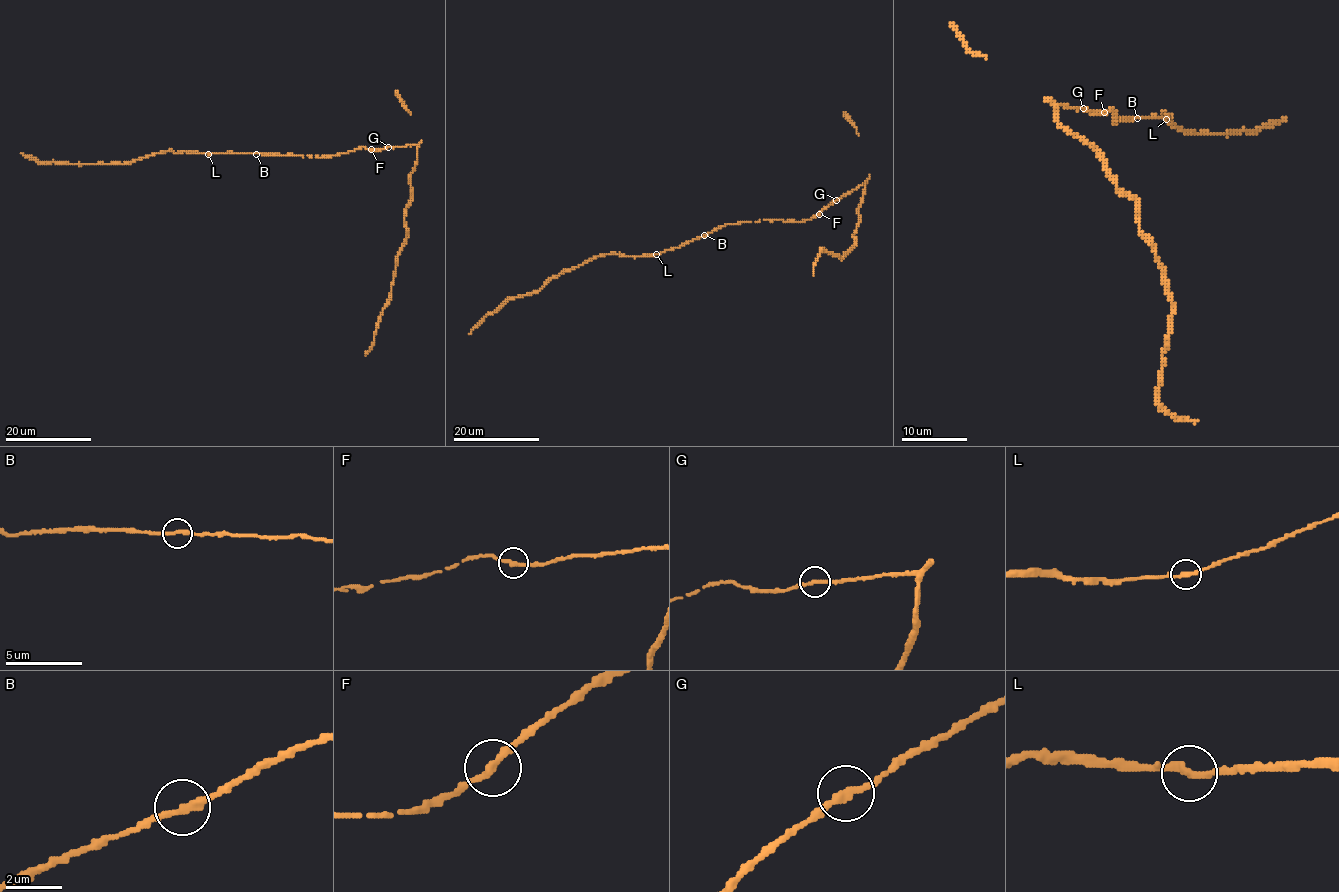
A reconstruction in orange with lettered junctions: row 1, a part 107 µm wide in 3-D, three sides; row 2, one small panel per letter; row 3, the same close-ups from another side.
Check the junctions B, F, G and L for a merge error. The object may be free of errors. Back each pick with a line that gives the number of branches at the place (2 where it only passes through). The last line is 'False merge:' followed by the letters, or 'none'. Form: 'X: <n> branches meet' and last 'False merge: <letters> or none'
False merge: none

